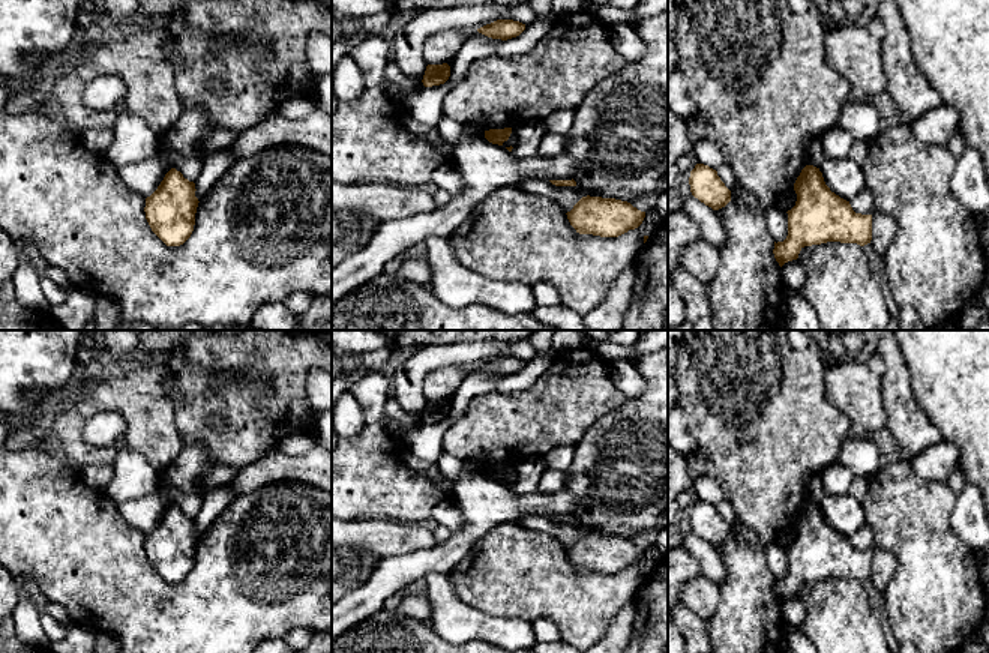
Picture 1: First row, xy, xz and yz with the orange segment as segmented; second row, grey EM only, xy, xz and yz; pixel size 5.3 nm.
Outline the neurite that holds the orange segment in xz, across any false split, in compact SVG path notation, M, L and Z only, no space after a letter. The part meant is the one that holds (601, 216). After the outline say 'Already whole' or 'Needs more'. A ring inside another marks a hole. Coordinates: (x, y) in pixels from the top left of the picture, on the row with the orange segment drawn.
M590 195L582 197L566 215L576 233L600 237L618 237L638 228L645 218L645 212L627 201Z. Already whole

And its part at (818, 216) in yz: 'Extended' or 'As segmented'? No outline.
As segmented

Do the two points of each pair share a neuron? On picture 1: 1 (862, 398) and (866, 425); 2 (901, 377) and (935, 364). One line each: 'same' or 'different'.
1: same
2: different

